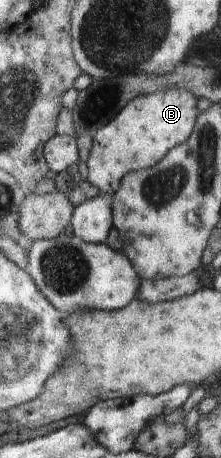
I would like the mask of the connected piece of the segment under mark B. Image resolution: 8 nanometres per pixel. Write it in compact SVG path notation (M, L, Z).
M166 89L138 96L128 102L114 120L94 134L92 150L86 161L87 181L100 193L112 198L127 174L154 166L166 152L186 143L188 136L193 134L194 124L197 124L196 116L196 96L188 90Z

